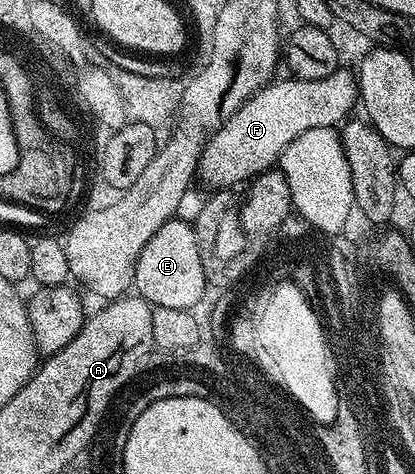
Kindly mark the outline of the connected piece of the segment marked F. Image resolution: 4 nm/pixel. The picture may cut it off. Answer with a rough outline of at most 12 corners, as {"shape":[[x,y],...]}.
{"shape":[[357,77],[277,78],[201,151],[196,175],[229,190],[280,161],[299,134],[336,129]]}

